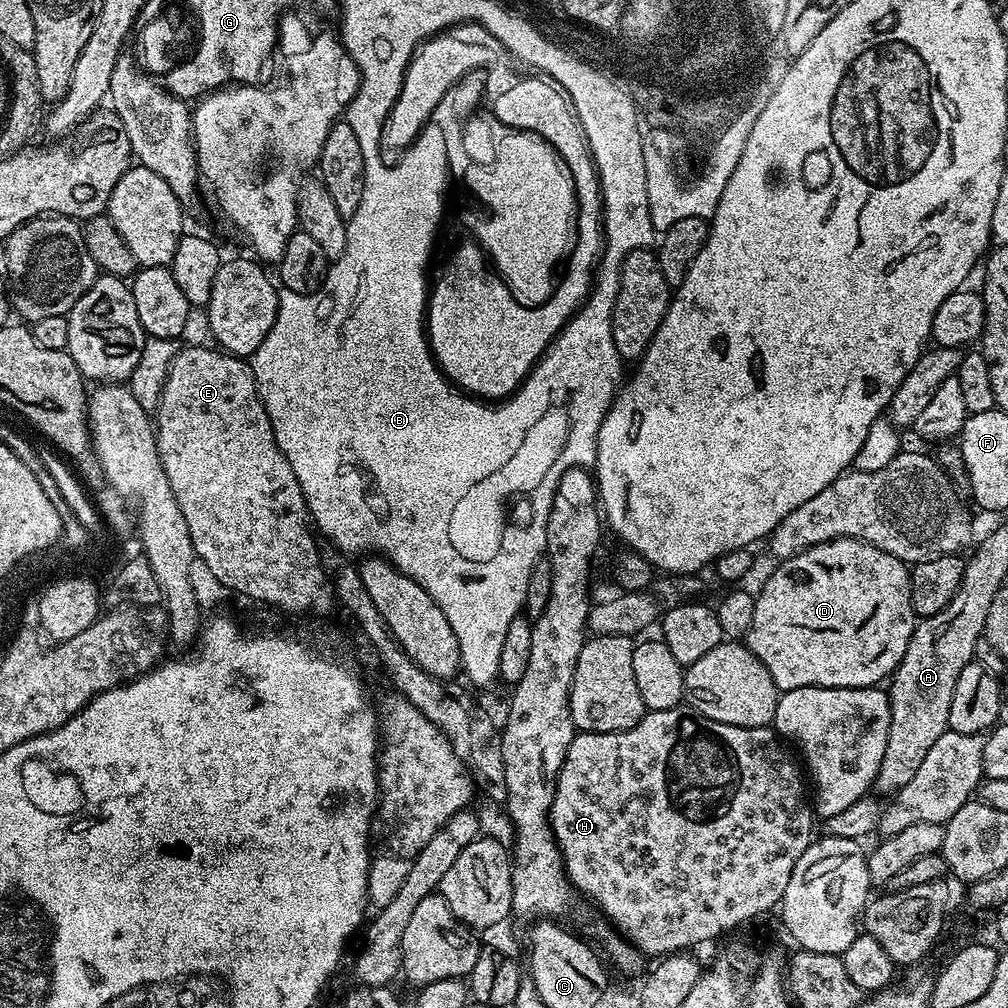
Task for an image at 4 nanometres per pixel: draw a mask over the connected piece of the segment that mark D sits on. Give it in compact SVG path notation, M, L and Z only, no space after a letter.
M840 536L837 540L827 540L821 544L810 546L788 560L779 561L777 568L768 576L768 581L755 593L754 618L750 622L750 630L743 636L743 643L748 645L758 662L770 670L770 678L774 678L774 686L780 692L789 692L799 688L875 688L887 681L896 668L904 661L906 646L910 642L910 634L917 626L918 617L912 611L910 598L909 565L894 558L894 554L886 554L886 550L878 550L878 546L866 543L865 540L851 540L849 536Z

